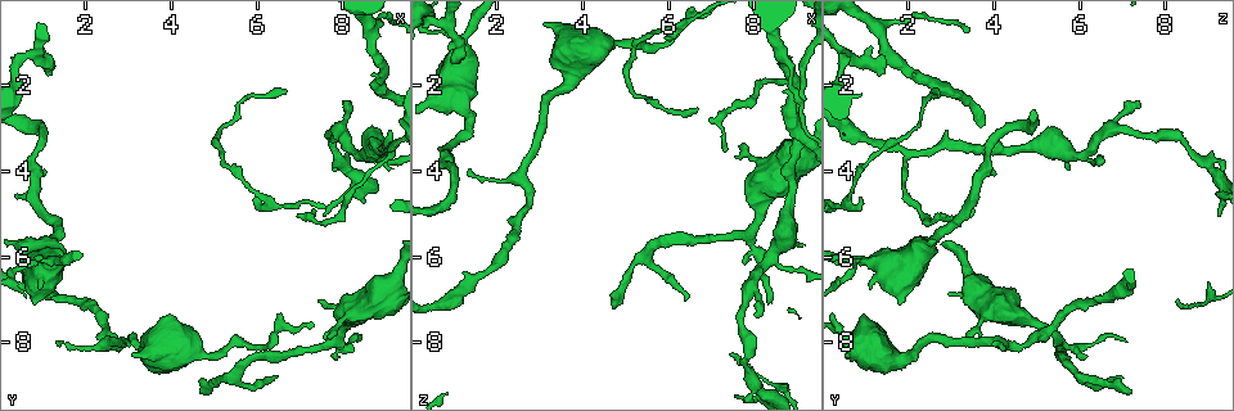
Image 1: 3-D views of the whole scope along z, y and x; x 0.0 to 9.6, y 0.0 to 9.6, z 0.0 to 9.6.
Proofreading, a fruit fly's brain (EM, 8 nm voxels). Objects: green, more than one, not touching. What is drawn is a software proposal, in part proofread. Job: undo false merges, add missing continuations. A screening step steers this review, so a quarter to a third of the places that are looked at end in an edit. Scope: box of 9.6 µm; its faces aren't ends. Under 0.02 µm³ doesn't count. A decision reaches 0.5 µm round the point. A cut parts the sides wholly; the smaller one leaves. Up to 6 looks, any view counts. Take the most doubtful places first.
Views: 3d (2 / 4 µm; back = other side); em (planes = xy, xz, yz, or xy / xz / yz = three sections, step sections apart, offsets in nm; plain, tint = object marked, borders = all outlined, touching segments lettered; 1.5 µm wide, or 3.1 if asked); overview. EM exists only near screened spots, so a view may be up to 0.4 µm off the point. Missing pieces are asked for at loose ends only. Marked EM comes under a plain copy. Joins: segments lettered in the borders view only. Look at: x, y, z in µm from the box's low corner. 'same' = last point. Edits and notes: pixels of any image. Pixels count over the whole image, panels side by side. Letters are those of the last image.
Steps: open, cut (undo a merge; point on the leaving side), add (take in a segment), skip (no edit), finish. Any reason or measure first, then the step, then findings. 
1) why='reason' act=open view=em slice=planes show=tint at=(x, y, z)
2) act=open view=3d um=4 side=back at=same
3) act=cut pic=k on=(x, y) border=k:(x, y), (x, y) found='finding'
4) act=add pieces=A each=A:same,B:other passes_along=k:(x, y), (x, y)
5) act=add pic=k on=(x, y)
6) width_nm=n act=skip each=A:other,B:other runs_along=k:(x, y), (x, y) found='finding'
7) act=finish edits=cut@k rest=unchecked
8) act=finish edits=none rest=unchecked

why='branch stops here' act=open view=3d um=2 at=(1.15, 1.75, 1.40)

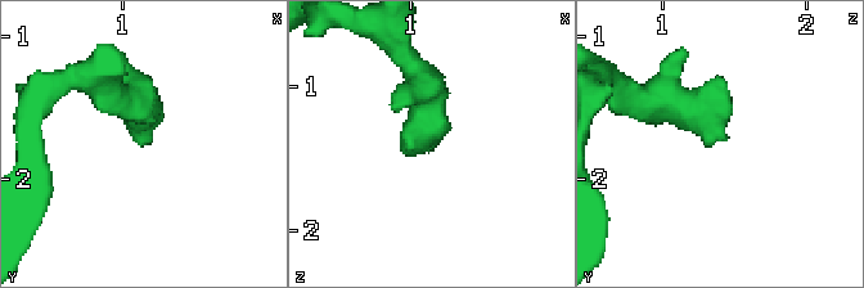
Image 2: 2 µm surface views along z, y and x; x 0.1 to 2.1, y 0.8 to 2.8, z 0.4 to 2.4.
why='need the tissue' act=open view=em slice=planes show=borders at=(1.14, 1.72, 1.48)

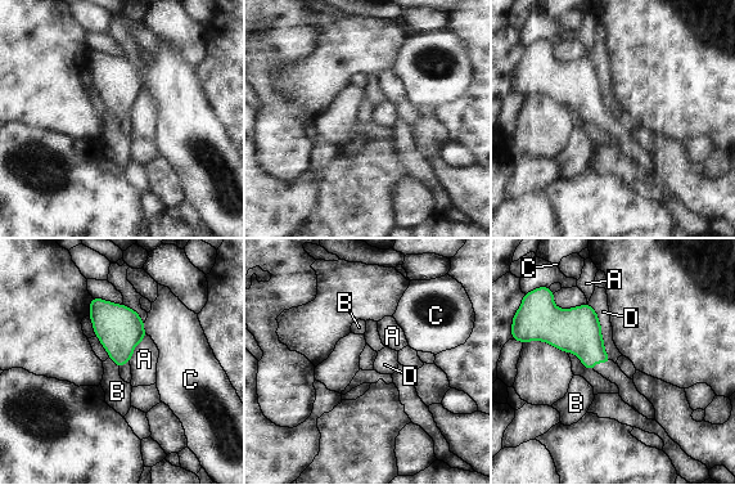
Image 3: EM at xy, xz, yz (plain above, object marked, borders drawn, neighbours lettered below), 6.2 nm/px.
act=skip each=A:other,B:other,C:other,D:other border=3:(587, 304), (596, 314), (611, 359) found='no lettered segment goes on from it'

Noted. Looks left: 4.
why='tapers out' act=open view=em um=3.1 slice=planes show=borders at=(6.50, 8.80, 7.00)

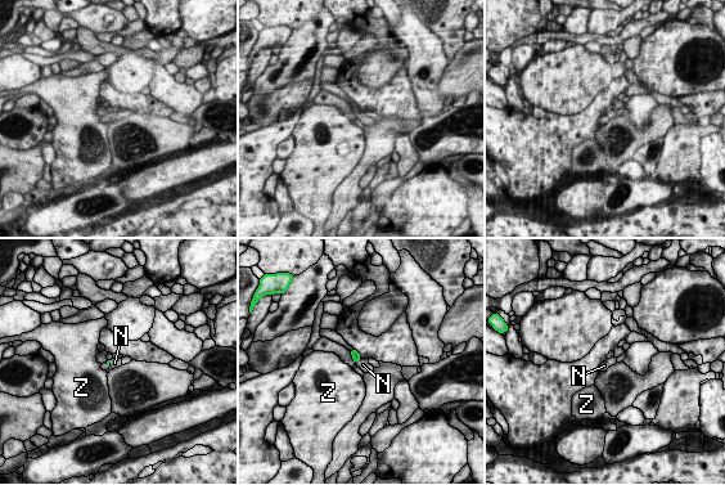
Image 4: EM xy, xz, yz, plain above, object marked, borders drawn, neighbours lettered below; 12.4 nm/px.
longest_contact=N:110nm act=add pieces=N each=N:same,Z:other passes_along=4:(356, 356), (359, 359), (363, 364) found='it goes on there'

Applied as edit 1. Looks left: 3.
why='redraw' act=open view=overview

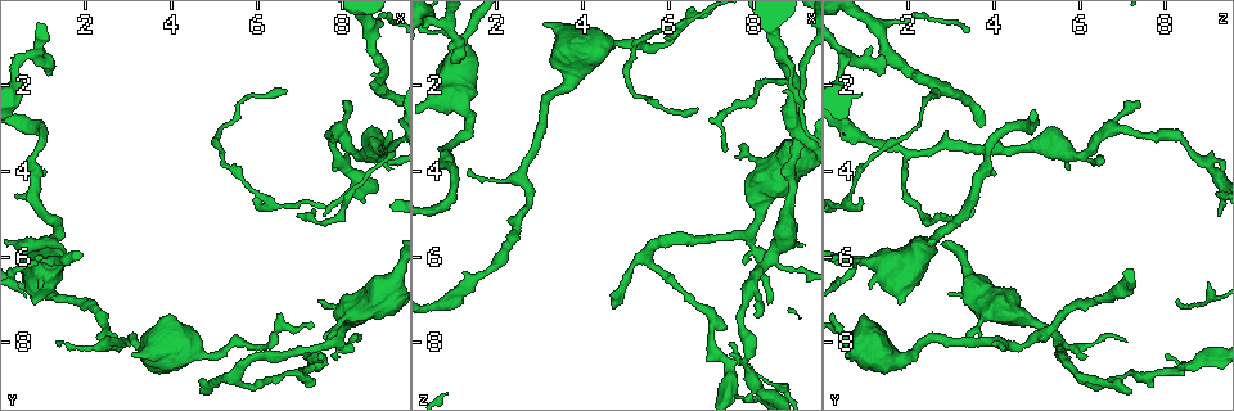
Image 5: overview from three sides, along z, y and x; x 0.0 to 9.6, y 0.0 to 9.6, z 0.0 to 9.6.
why='branch stops here' act=open view=3d um=2 at=(4.70, 9.15, 7.10)

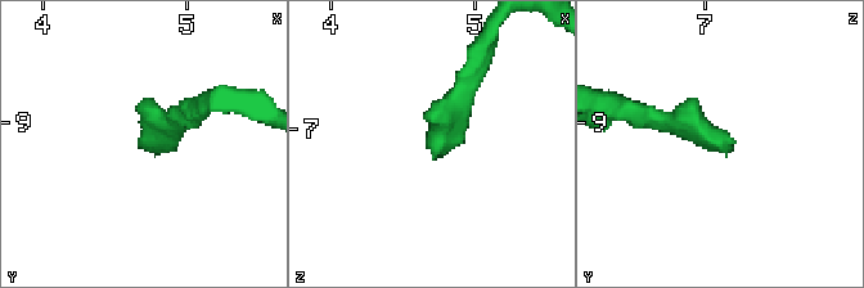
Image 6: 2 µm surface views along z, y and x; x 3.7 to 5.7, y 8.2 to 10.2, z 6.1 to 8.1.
act=open view=em slice=planes show=borders at=(4.68, 9.14, 7.12)

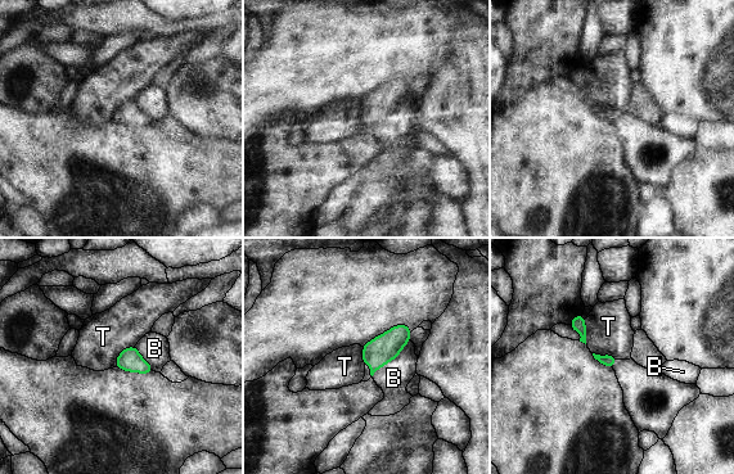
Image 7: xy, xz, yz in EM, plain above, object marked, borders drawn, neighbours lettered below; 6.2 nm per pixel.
act=skip each=B:other,T:other border=7:(134, 346), (120, 353), (115, 366) found='no lettered segment goes on from it'

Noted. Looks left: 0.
act=finish edits=add@4 rest=unchecked

